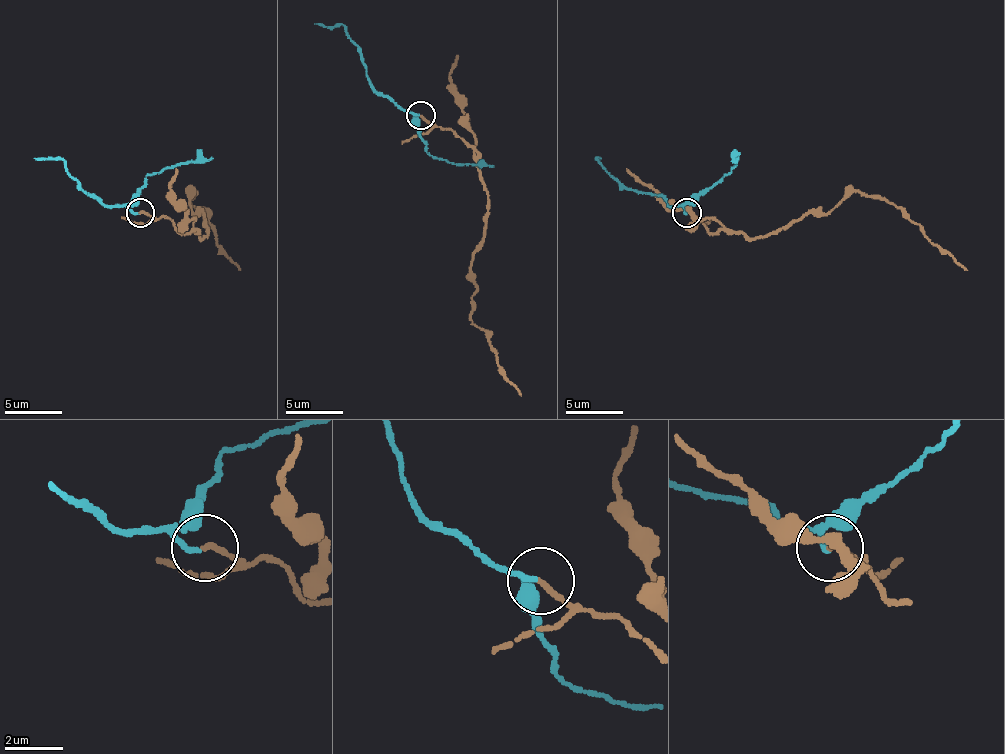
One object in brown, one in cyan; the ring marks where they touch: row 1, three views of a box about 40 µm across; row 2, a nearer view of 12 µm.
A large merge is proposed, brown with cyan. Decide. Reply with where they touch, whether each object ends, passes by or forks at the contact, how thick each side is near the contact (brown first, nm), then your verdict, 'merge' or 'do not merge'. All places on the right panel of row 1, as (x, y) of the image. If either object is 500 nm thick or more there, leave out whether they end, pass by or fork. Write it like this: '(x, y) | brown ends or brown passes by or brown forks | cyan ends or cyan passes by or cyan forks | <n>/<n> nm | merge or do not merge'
(687, 212) | brown ends | cyan ends | 190/170 nm | do not merge

